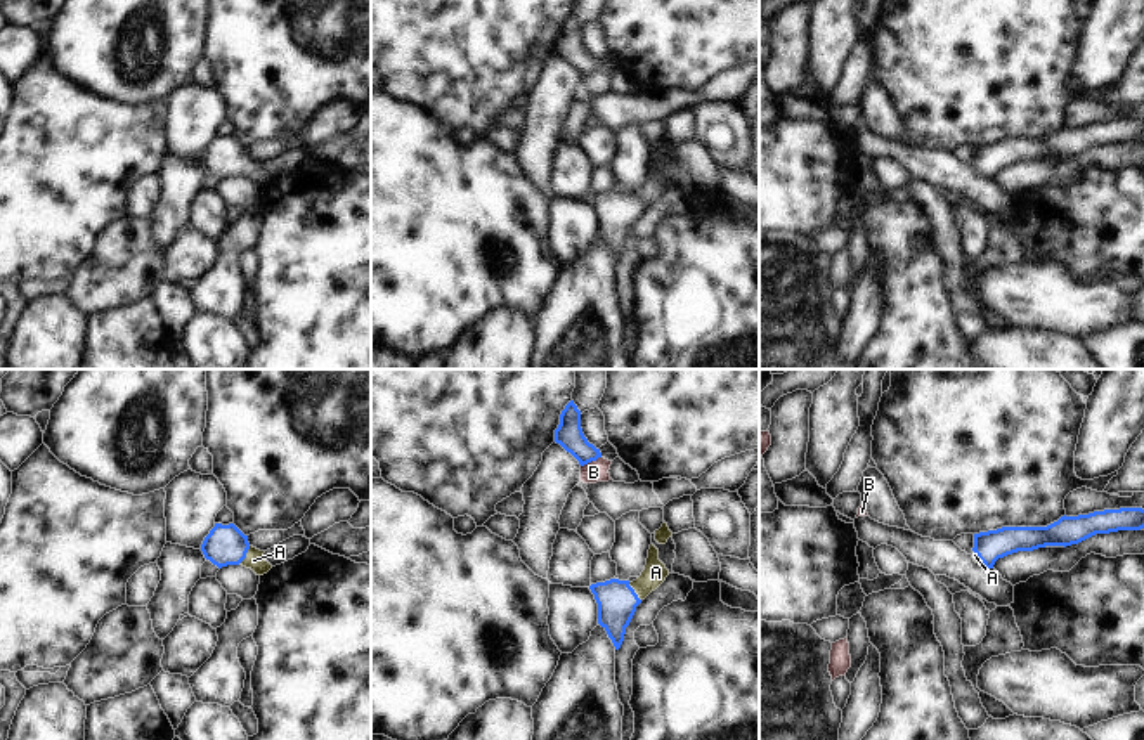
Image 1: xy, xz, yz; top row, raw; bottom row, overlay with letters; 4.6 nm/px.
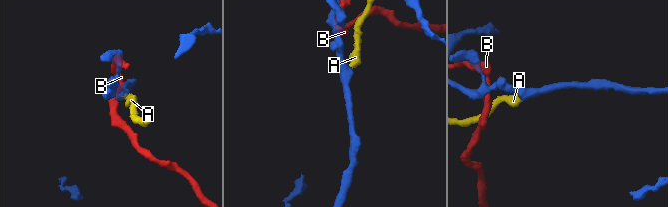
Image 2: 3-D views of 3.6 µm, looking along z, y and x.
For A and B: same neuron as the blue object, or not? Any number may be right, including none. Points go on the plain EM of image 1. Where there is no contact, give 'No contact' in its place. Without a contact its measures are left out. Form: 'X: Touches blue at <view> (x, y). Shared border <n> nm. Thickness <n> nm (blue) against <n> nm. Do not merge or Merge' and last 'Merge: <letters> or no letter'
A: Touches blue at xy (245, 167). Shared border 110 nm. Thickness 190 nm (blue) against 90 nm. Merge
B: Touches blue at xz (590, 73). Shared border 110 nm. Thickness 130 nm (blue) against 100 nm. Do not merge
Merge: A.

